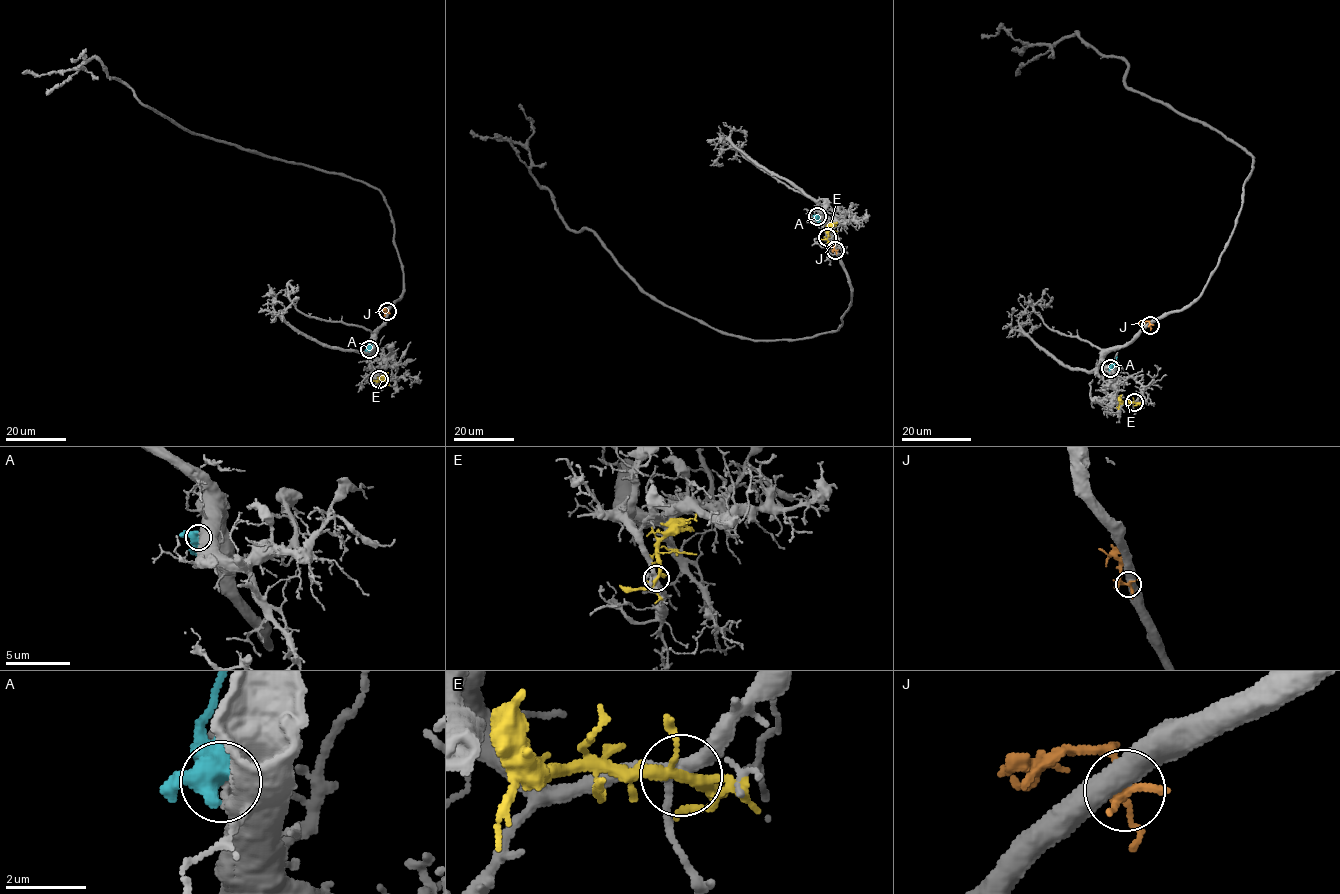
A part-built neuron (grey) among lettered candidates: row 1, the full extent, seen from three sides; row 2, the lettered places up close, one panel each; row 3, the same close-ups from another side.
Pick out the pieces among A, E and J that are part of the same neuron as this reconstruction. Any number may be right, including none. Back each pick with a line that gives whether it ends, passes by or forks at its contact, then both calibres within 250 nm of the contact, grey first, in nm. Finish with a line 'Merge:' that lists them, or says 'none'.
Merge: none

